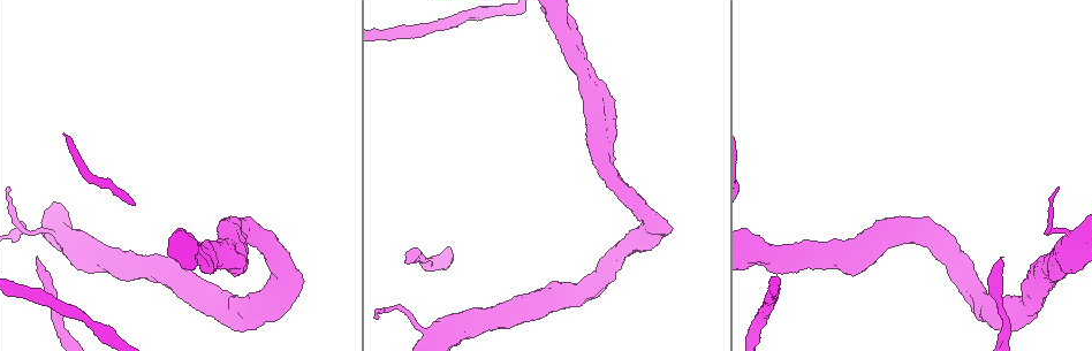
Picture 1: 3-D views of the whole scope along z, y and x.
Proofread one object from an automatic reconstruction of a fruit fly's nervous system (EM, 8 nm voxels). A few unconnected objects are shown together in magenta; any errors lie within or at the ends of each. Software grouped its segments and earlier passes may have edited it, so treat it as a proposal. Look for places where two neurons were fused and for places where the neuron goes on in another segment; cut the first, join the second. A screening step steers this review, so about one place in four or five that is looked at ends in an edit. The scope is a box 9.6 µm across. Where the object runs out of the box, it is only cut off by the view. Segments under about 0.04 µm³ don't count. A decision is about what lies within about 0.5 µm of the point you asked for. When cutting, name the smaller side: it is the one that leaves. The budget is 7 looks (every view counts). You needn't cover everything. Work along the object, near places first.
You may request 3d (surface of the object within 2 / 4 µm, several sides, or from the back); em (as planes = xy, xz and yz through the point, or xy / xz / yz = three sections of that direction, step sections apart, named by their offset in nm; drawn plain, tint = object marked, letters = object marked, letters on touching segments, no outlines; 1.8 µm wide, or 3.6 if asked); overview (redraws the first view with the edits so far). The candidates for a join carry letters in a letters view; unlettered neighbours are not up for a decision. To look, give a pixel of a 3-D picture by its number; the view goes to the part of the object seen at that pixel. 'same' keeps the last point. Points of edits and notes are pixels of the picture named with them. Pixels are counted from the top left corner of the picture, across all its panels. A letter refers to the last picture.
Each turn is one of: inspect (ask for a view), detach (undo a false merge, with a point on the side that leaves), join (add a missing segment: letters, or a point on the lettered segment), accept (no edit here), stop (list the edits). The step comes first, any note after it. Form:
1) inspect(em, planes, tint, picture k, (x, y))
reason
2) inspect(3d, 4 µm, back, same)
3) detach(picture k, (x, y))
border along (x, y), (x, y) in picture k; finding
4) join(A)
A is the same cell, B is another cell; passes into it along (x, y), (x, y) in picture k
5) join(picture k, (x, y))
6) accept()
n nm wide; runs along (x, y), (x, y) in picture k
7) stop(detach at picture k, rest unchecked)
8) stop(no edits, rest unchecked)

inspect(em, planes, letters, picture 1, (575, 26))

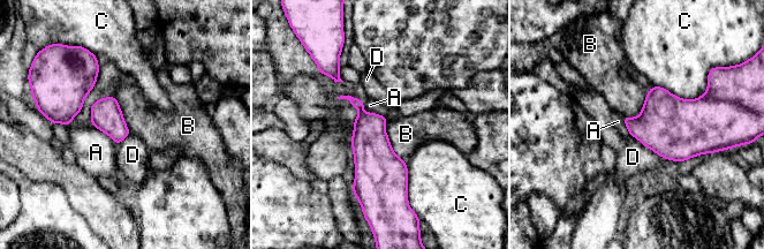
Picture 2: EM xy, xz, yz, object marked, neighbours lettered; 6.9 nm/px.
accept()
C touches over 400 nm; A, B, C and D are other cells; border along (386, 121), (391, 148), (405, 160) in picture 2; no lettered segment goes on from it

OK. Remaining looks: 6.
inspect(3d, 2 µm, picture 1, (593, 107))
touches itself

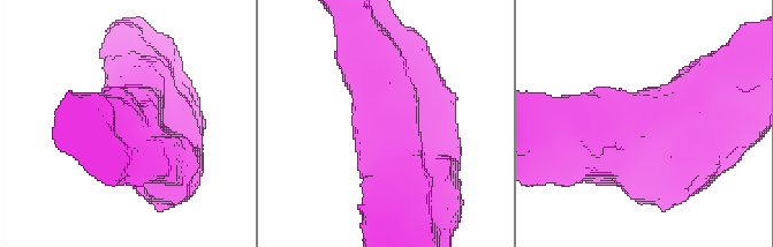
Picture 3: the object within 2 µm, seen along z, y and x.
inspect(em, planes, letters, picture 3, (137, 123))
arms of 320, 420 nm

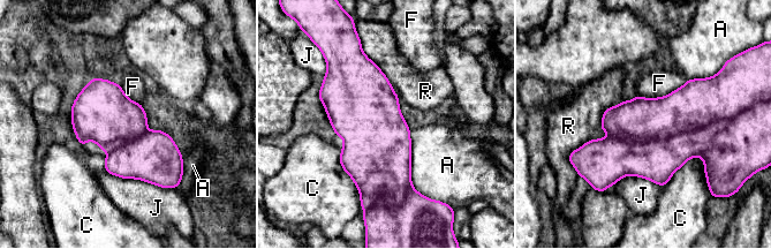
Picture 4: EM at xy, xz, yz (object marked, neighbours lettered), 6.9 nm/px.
accept()
J touches over 480 nm; A, C, F, J and R are other cells; continuous, no second neuron

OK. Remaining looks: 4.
inspect(em, xz, step 4, tint, picture 1, (1002, 260))
branch stops here

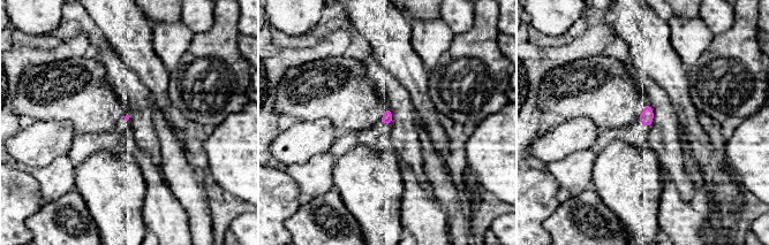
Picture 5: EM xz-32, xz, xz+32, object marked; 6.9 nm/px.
inspect(em, planes, letters, same)
another direction

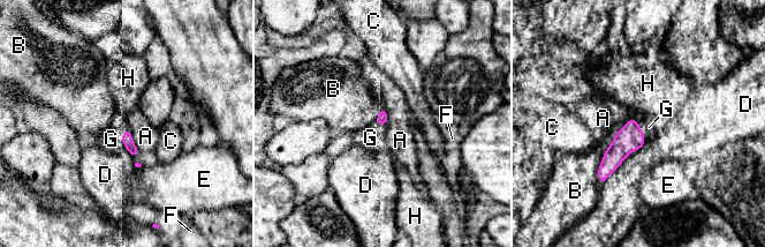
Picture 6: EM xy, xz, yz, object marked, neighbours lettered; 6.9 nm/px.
join(G)
G is the same cell, A, B, C, D, E, F and H are other cells; it goes on there

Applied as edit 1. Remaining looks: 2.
stop(join at picture 6, rest unchecked)

